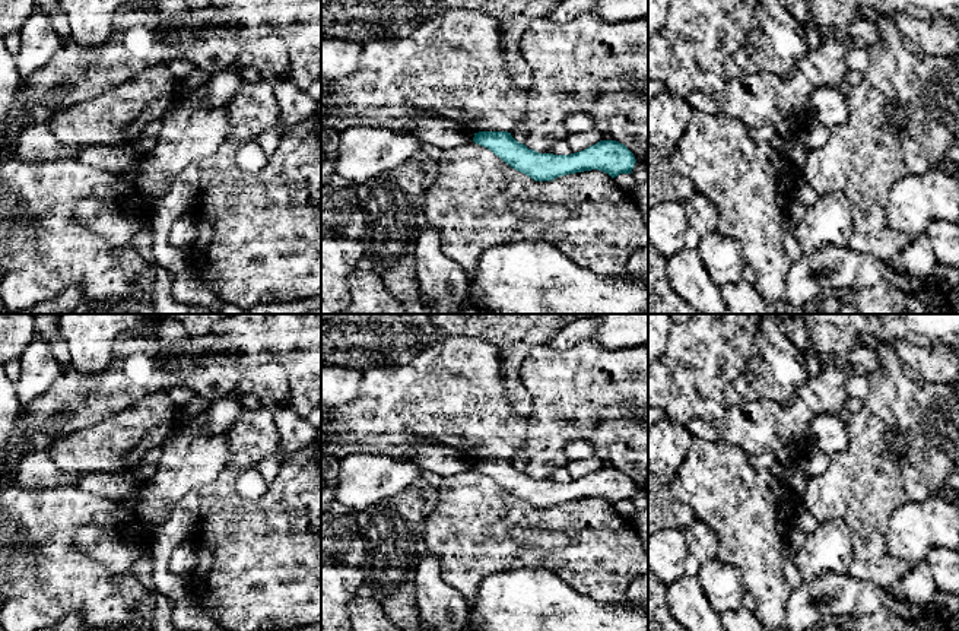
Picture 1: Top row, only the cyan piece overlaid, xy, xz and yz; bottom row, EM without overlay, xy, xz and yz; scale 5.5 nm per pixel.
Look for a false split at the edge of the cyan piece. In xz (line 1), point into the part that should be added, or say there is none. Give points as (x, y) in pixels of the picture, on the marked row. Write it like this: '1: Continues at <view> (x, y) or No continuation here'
1: No continuation here

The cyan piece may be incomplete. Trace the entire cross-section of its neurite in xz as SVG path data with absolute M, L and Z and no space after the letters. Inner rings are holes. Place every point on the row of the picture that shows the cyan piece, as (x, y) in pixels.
M479 131L474 133L473 142L488 148L511 168L534 181L552 181L591 169L615 178L619 174L631 174L636 162L633 153L616 140L600 140L571 155L539 153L517 142L508 131Z

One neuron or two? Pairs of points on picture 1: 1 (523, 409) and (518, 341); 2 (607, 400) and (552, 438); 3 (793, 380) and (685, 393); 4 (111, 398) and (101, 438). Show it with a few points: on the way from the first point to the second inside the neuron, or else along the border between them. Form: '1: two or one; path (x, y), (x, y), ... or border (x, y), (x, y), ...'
1: one; path (517, 392), (513, 384), (513, 358)
2: one; path (594, 406), (574, 427), (565, 427)
3: two; border (749, 365), (743, 373)
4: two; border (136, 403), (73, 433)

